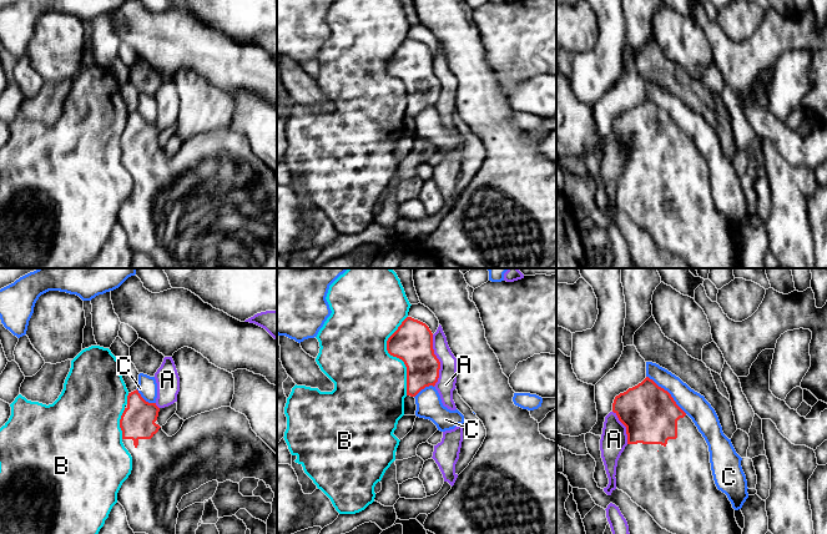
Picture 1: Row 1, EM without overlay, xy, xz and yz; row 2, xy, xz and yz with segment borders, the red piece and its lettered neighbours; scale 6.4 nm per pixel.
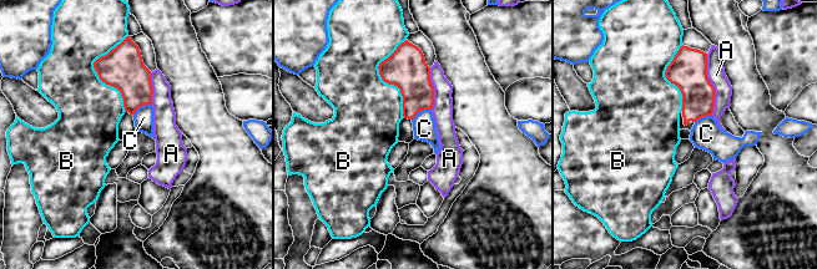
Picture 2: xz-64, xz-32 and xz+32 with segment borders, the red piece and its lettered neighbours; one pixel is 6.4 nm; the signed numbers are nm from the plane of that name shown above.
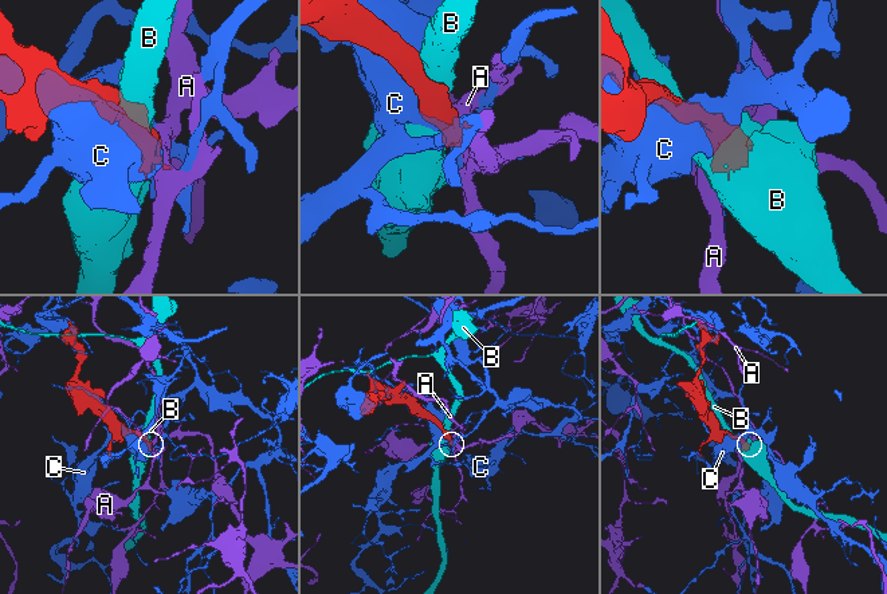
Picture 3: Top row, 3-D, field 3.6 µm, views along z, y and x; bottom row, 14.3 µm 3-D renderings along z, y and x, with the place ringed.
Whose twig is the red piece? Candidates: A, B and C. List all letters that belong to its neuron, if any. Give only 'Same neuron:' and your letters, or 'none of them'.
Same neuron: none of them

